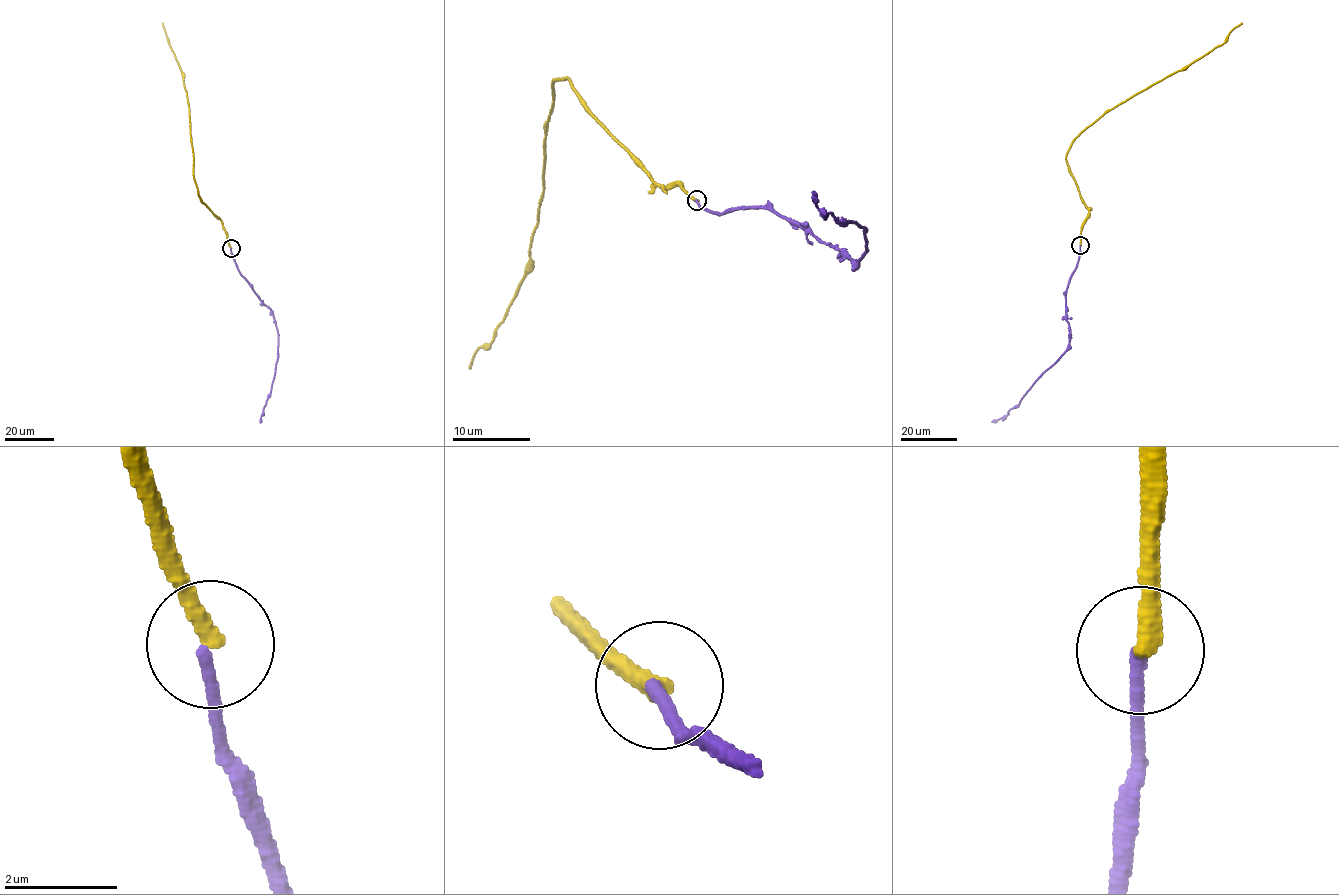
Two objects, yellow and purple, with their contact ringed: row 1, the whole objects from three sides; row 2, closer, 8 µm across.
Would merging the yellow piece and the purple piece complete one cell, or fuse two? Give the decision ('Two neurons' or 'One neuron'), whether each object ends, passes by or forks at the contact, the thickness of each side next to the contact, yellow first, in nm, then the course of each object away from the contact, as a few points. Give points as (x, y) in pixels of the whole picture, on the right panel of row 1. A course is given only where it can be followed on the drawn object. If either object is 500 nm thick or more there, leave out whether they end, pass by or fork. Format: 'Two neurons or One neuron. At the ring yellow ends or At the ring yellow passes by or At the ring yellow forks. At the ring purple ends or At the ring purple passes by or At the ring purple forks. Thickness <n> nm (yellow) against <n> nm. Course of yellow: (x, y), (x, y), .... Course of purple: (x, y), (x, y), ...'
Two neurons. At the ring yellow ends. At the ring purple ends. Thickness 320 nm (yellow) against 220 nm. Course of yellow: (1080, 245), (1081, 227), (1088, 211), (1067, 162), (1072, 142), (1105, 113), (1221, 45), (1242, 23). Course of purple: (1080, 245), (1075, 269), (1066, 292), (1069, 347), (1019, 405), (992, 422)

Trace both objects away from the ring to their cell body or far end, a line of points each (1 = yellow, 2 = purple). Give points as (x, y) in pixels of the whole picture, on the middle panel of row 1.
1: (697, 199), (681, 181), (663, 187), (570, 77), (555, 78), (528, 273), (495, 340), (468, 368)
2: (695, 199), (720, 215), (766, 208), (840, 248), (852, 265), (858, 262), (867, 230), (823, 216), (812, 192)

